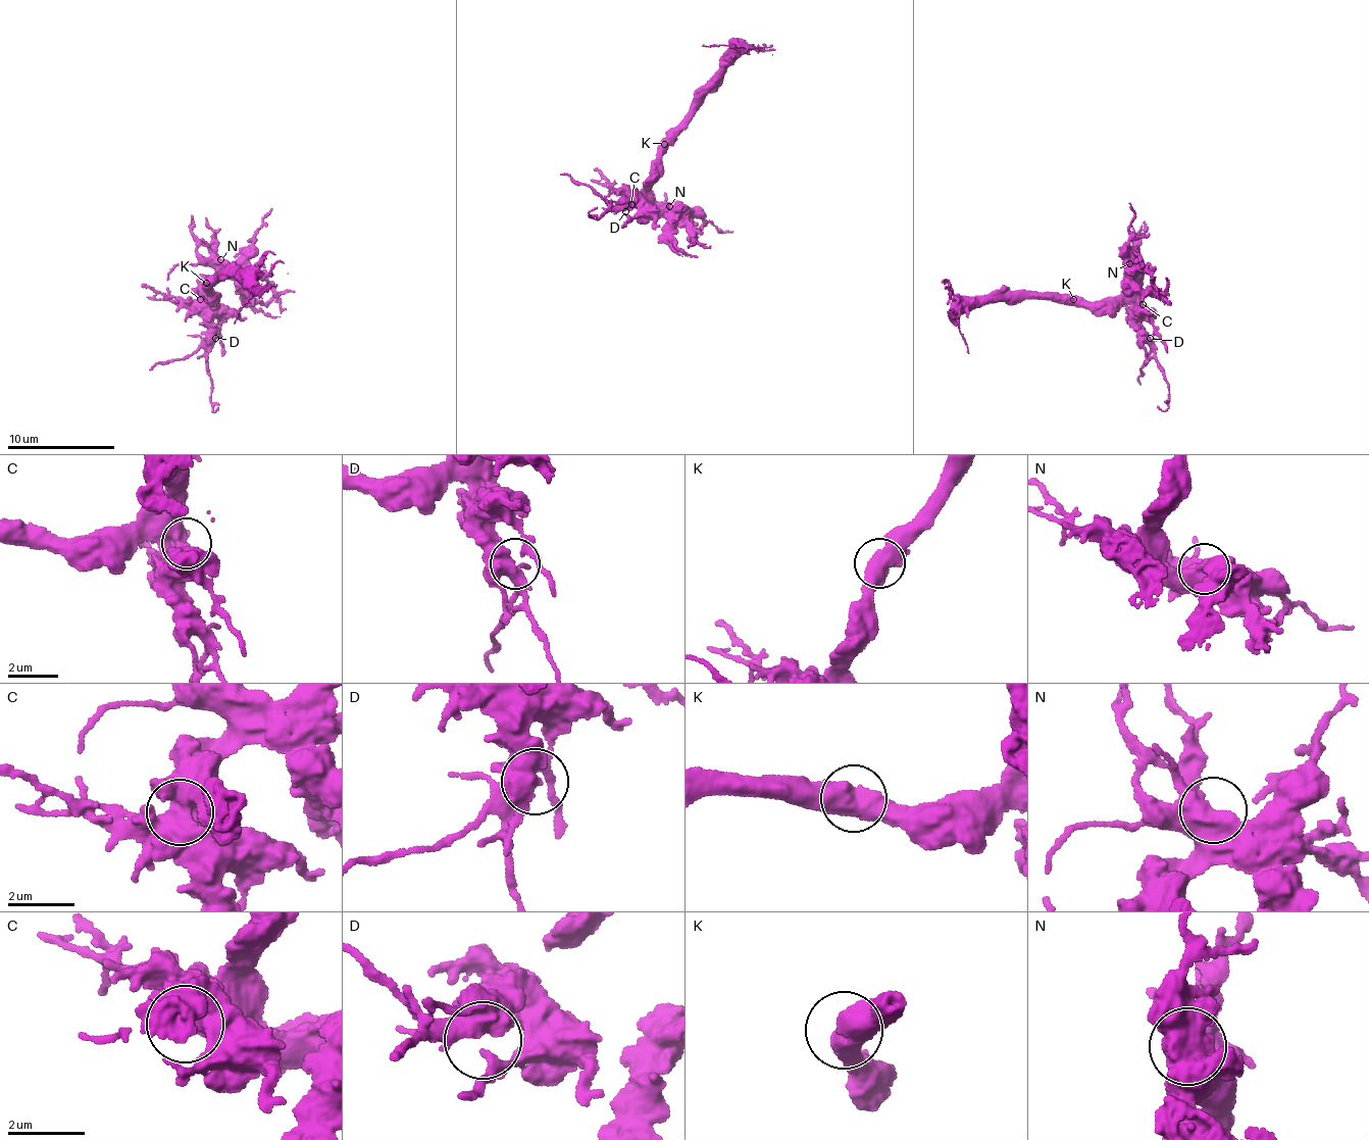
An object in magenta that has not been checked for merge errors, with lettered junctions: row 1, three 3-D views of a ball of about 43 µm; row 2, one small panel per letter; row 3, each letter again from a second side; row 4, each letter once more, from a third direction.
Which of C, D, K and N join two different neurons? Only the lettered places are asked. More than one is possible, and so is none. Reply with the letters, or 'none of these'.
none of these

